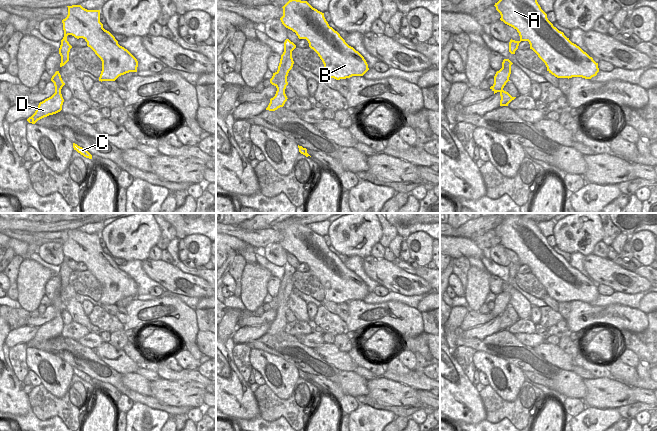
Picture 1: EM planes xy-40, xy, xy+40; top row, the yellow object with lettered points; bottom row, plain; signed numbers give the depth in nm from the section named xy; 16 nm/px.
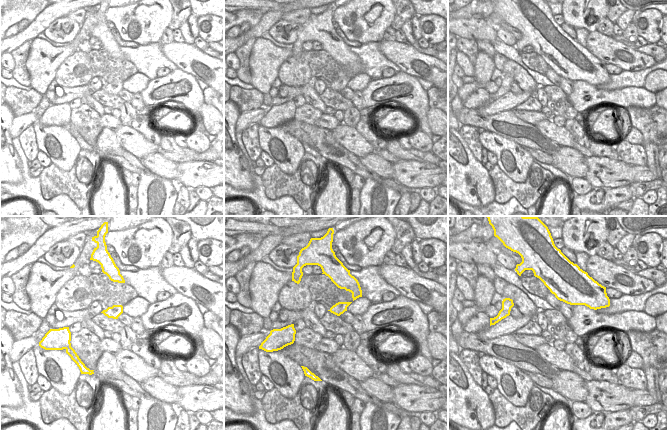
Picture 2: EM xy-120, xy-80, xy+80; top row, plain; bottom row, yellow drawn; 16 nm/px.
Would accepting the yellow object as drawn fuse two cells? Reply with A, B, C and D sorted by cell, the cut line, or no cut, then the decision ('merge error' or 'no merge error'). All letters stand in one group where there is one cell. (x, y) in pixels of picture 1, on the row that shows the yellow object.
A B C D | no cut | no merge error

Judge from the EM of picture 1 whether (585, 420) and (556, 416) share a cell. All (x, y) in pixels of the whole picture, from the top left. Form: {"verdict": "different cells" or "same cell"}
{"verdict": "different cells"}

